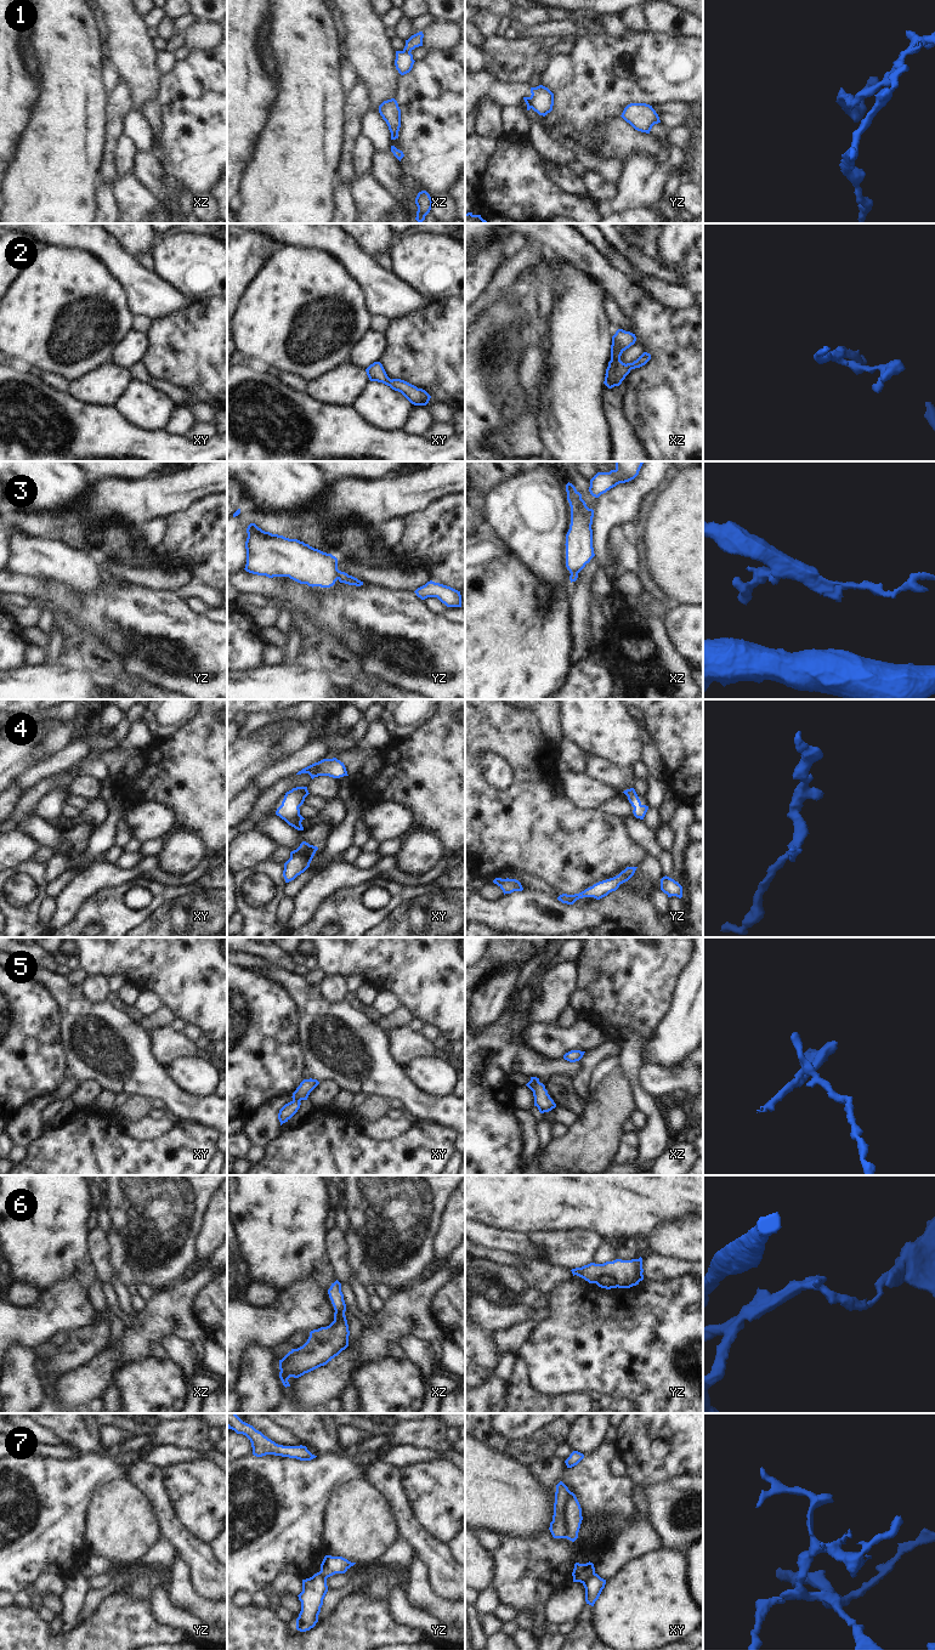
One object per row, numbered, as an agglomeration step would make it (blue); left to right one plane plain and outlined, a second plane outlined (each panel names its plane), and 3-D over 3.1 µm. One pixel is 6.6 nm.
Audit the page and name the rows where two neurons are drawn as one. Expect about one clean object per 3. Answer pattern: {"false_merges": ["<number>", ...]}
{"false_merges": ["1", "3", "5", "6", "7"]}

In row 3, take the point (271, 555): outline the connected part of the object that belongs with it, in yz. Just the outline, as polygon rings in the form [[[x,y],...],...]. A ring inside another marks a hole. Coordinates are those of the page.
[[[255,523],[248,526],[246,533],[246,572],[268,578],[289,577],[312,588],[330,588],[339,579],[338,558],[332,554],[265,532]]]

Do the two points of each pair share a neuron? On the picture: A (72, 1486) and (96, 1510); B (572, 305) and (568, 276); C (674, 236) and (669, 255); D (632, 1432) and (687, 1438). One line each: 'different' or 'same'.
A: different
B: same
C: same
D: same

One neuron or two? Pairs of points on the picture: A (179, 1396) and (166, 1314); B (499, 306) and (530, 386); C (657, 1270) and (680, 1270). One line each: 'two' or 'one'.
A: two
B: two
C: one

